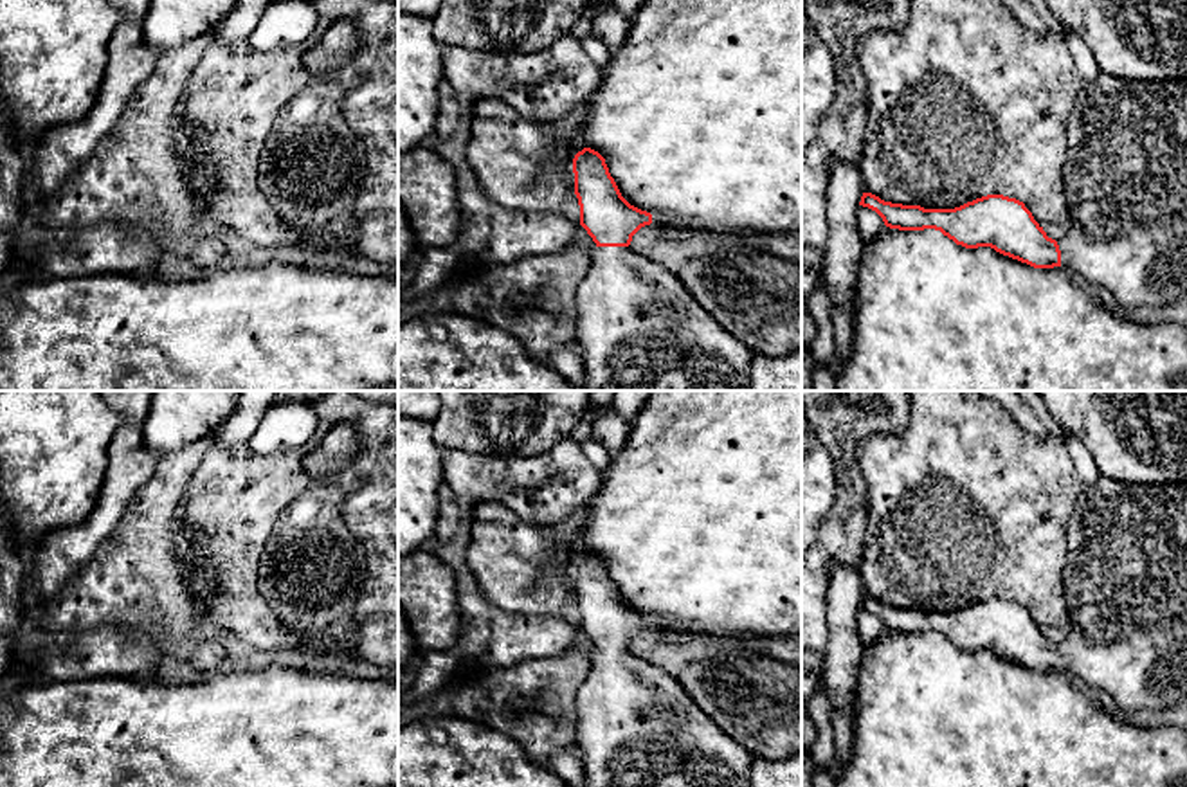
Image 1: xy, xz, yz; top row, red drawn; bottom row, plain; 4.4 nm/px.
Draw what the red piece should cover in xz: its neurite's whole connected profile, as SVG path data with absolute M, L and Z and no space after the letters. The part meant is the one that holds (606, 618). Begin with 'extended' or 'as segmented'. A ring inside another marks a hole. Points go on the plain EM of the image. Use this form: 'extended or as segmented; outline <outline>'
extended; outline M578 555L573 576L580 629L596 647L575 704L584 787L748 787L753 755L728 737L675 677L629 650L632 639L652 627L652 618L621 600L598 555Z

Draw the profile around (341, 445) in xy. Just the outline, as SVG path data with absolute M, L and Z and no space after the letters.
M339 423L328 429L324 439L304 456L303 470L317 483L328 481L349 466L360 454L362 441L358 430L349 423Z

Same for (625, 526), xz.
M652 391L641 412L632 420L632 432L625 447L611 457L609 466L602 472L603 479L598 492L582 508L585 522L576 540L569 542L573 562L584 551L598 555L609 571L621 600L634 611L652 618L652 627L659 636L668 629L688 630L699 638L715 636L758 636L784 638L802 634L802 391Z

